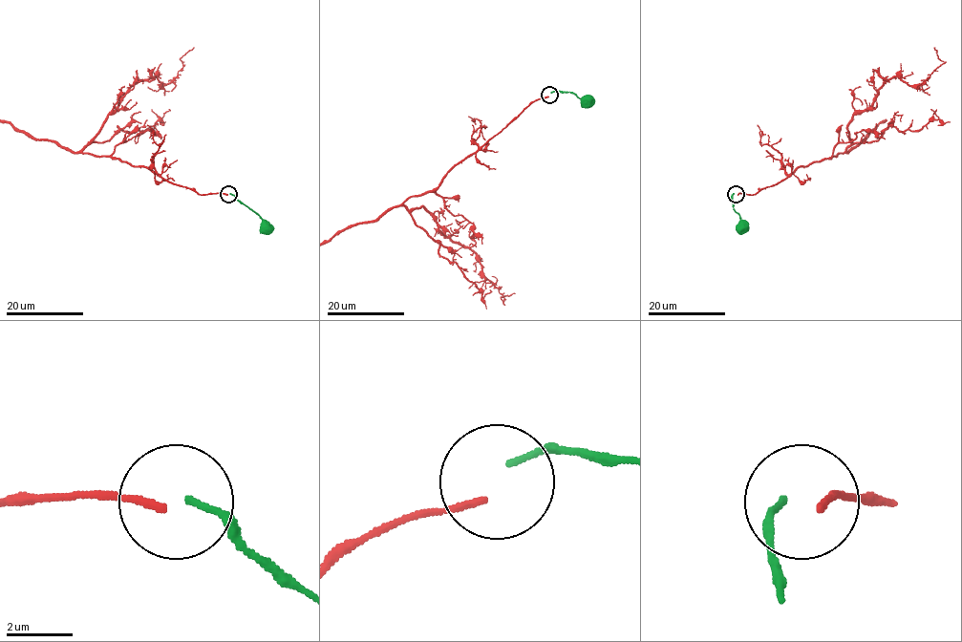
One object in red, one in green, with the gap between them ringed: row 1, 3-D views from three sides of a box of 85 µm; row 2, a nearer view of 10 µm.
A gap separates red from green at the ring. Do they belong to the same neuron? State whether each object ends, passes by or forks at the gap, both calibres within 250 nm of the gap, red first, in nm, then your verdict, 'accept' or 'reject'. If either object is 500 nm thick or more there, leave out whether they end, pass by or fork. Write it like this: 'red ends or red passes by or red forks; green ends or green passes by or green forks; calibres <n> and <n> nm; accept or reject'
red ends; green ends; calibres 240 and 190 nm; reject

